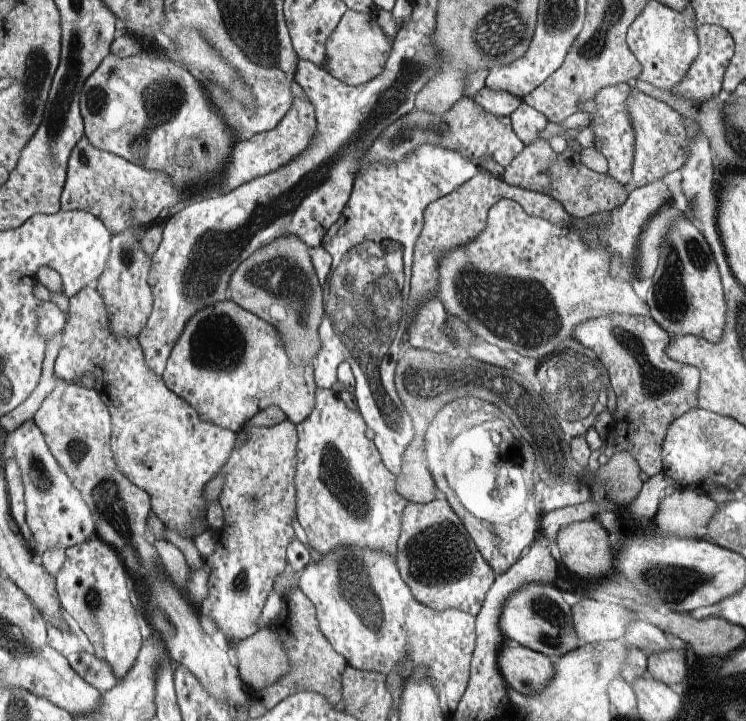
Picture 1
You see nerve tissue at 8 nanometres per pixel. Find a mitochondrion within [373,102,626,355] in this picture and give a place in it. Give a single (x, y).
(522, 311)

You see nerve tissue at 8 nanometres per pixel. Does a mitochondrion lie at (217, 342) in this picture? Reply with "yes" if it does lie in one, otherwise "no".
yes

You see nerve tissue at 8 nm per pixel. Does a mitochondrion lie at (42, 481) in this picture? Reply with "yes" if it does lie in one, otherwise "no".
yes

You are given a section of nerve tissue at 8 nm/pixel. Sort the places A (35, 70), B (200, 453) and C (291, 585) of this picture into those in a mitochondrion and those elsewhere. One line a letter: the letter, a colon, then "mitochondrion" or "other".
A: mitochondrion
B: other
C: other

